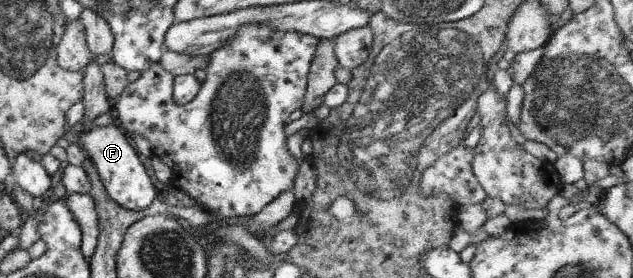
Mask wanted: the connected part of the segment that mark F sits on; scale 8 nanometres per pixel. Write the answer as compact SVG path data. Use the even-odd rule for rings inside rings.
M109 124L103 128L93 127L87 132L71 130L66 132L62 138L68 143L83 148L84 155L91 160L108 198L123 210L129 210L129 212L147 211L155 205L154 196L157 190L151 184L143 164L139 162L133 143L120 127L117 128L117 126Z

